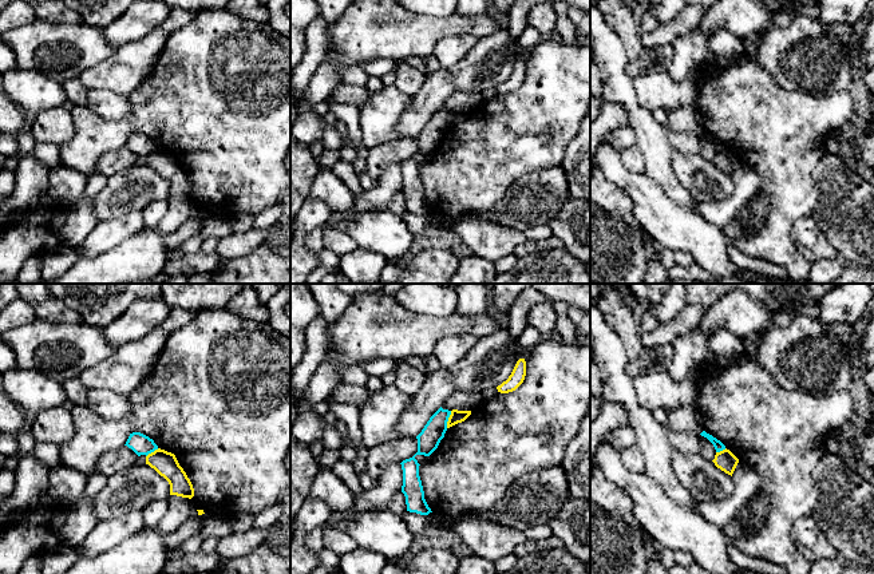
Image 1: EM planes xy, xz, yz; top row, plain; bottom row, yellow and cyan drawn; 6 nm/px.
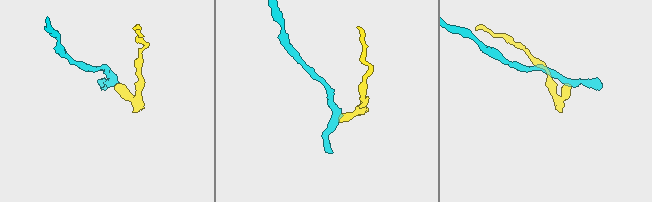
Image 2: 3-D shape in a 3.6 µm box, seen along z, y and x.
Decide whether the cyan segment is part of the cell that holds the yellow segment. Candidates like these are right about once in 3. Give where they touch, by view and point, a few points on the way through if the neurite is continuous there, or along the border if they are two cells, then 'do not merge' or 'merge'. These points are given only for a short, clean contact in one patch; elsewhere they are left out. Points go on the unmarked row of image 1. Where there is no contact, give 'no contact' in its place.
meets yellow in xz at (449, 119); border along xz (451, 111), (446, 127); do not merge

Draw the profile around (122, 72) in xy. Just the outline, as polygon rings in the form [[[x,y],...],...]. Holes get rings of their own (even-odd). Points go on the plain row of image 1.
[[[155,28],[145,37],[127,43],[103,62],[84,70],[79,80],[87,90],[110,90],[130,96],[151,74],[169,35]]]

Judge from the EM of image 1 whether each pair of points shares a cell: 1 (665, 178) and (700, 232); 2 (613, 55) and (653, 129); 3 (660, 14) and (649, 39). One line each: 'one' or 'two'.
1: two
2: one
3: two

